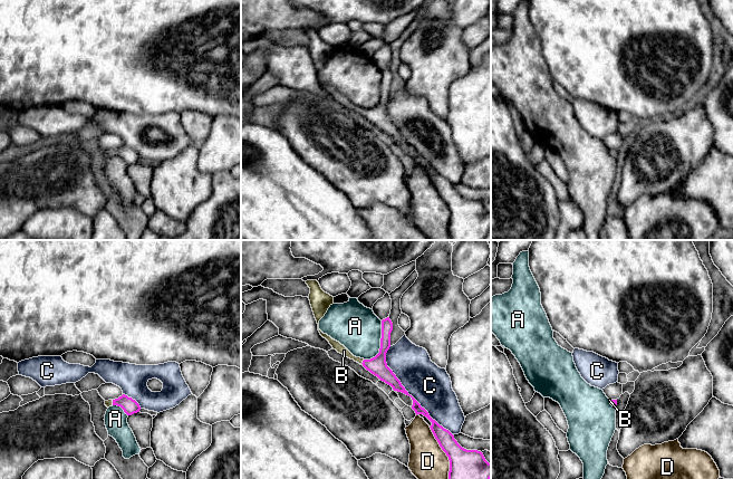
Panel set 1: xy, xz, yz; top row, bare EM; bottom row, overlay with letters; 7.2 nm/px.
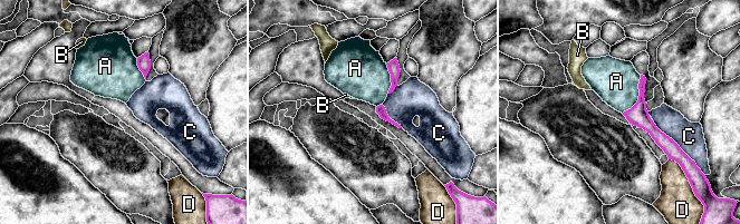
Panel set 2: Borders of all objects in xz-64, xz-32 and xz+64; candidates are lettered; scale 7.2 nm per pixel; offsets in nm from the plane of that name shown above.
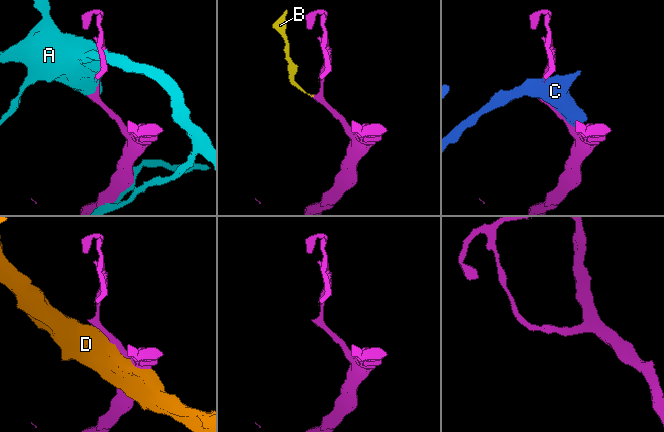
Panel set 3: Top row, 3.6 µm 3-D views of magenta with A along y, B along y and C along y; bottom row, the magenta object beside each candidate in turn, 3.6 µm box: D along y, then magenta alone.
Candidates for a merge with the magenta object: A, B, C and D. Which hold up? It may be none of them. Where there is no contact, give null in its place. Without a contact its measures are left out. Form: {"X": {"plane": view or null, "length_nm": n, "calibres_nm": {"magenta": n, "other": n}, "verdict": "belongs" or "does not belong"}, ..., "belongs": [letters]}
{"A": {"plane": "xz", "length_nm": 320, "calibres_nm": {"magenta": 140, "other": 320}, "verdict": "does not belong"}, "B": {"plane": "xz", "length_nm": 40, "calibres_nm": {"magenta": 140, "other": 70}, "verdict": "belongs"}, "C": {"plane": "xz", "length_nm": 800, "calibres_nm": {"magenta": 120, "other": 300}, "verdict": "does not belong"}, "D": {"plane": "xz", "length_nm": 400, "calibres_nm": {"magenta": 220, "other": 260}, "verdict": "does not belong"}, "belongs": ["B"]}

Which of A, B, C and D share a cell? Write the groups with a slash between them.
A / B / C / D

